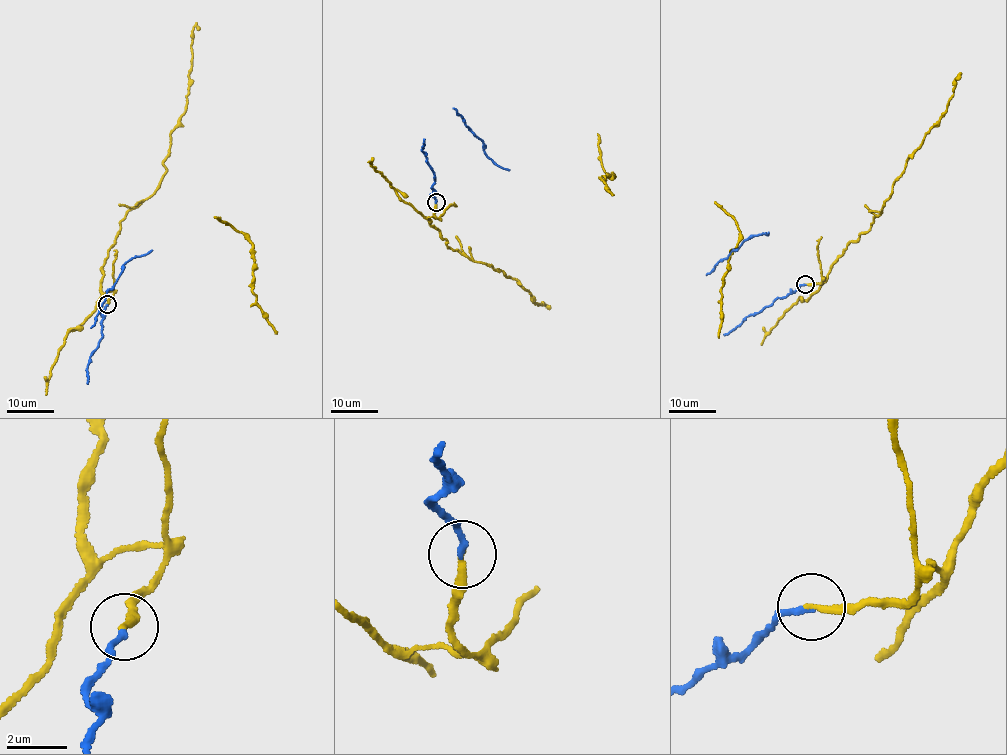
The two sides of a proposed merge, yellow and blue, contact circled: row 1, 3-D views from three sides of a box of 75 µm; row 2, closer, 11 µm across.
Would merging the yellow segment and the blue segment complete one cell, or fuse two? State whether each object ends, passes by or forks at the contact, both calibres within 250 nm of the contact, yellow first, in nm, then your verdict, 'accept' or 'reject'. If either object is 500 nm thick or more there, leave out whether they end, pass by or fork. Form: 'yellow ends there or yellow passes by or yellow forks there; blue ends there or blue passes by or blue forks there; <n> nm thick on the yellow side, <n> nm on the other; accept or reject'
yellow ends there; blue ends there; 240 nm thick on the yellow side, 200 nm on the other; reject

